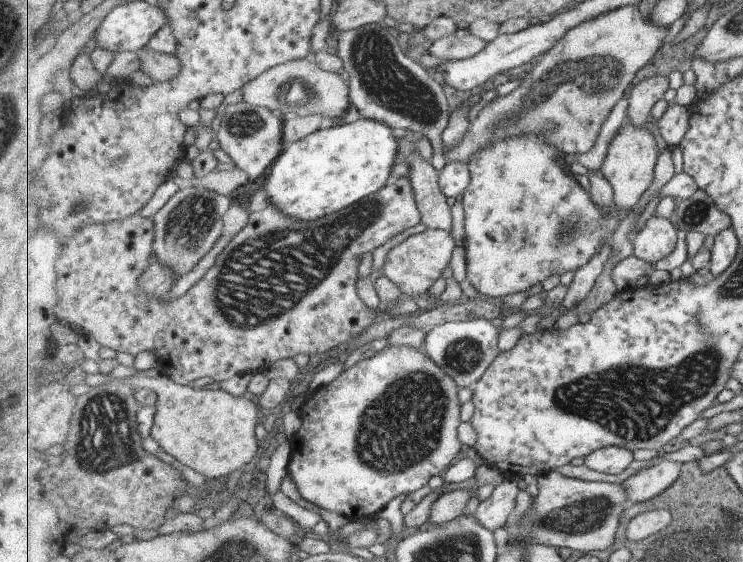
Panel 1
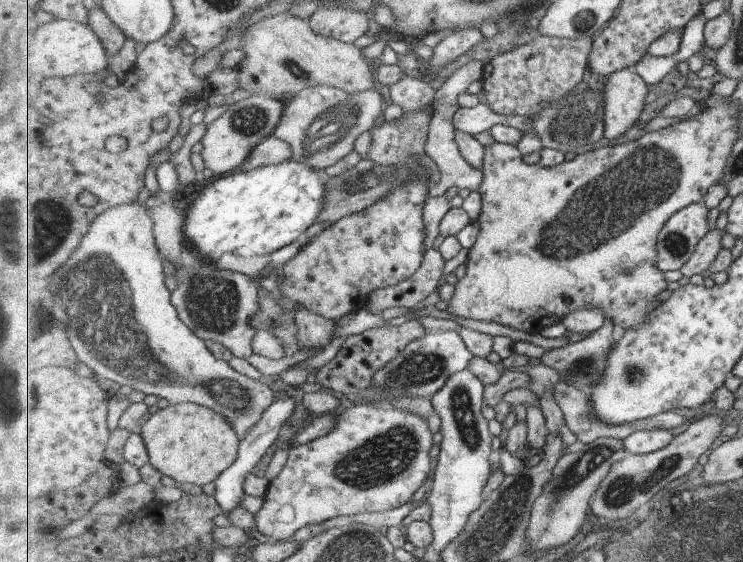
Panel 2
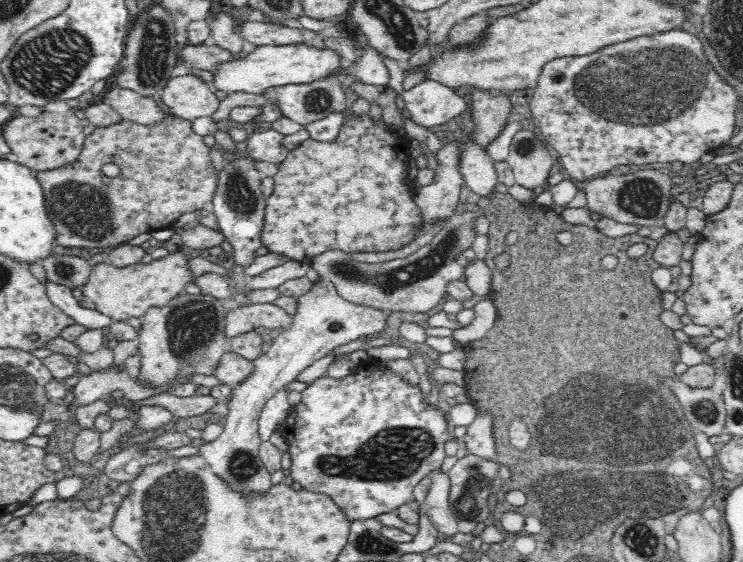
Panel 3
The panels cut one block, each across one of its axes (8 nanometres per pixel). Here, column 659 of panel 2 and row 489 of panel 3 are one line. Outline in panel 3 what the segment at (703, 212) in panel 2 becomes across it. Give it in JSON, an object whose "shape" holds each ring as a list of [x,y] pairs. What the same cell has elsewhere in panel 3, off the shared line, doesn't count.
{"shape":[[[324,279],[314,282],[306,294],[297,297],[297,308],[292,324],[294,328],[276,336],[270,350],[252,361],[252,372],[248,378],[232,387],[223,432],[216,440],[198,448],[199,454],[208,461],[212,470],[236,489],[258,490],[262,494],[270,487],[272,473],[264,467],[259,454],[263,441],[259,435],[259,418],[268,400],[275,397],[278,390],[294,382],[302,370],[324,360],[338,346],[383,331],[388,318],[387,314],[372,307],[348,302],[337,293],[330,281]]]}

